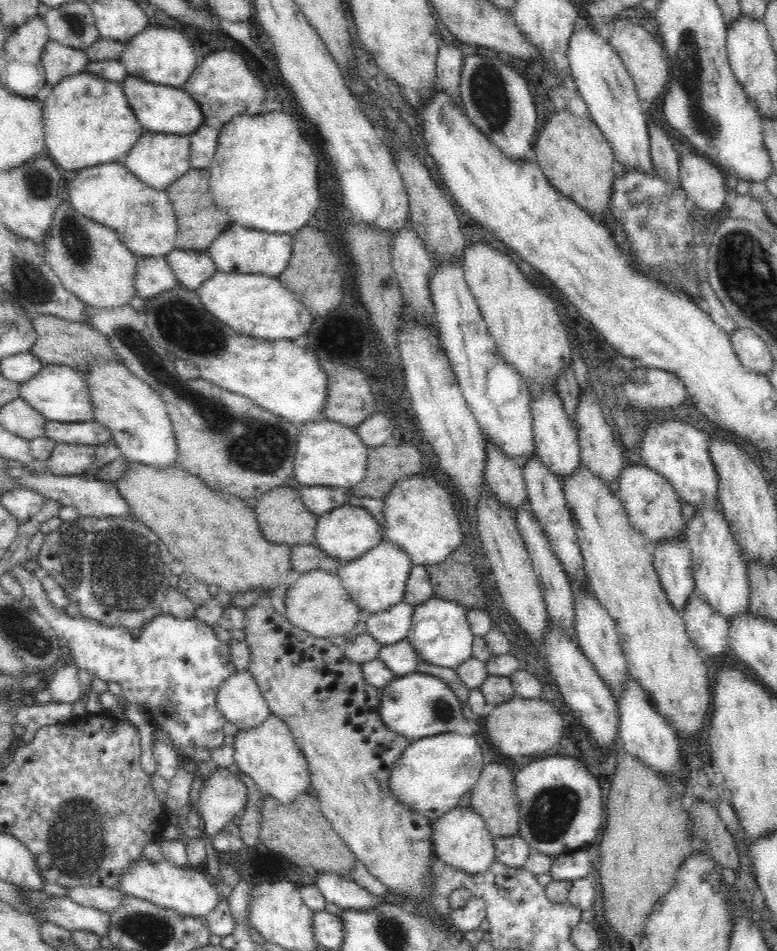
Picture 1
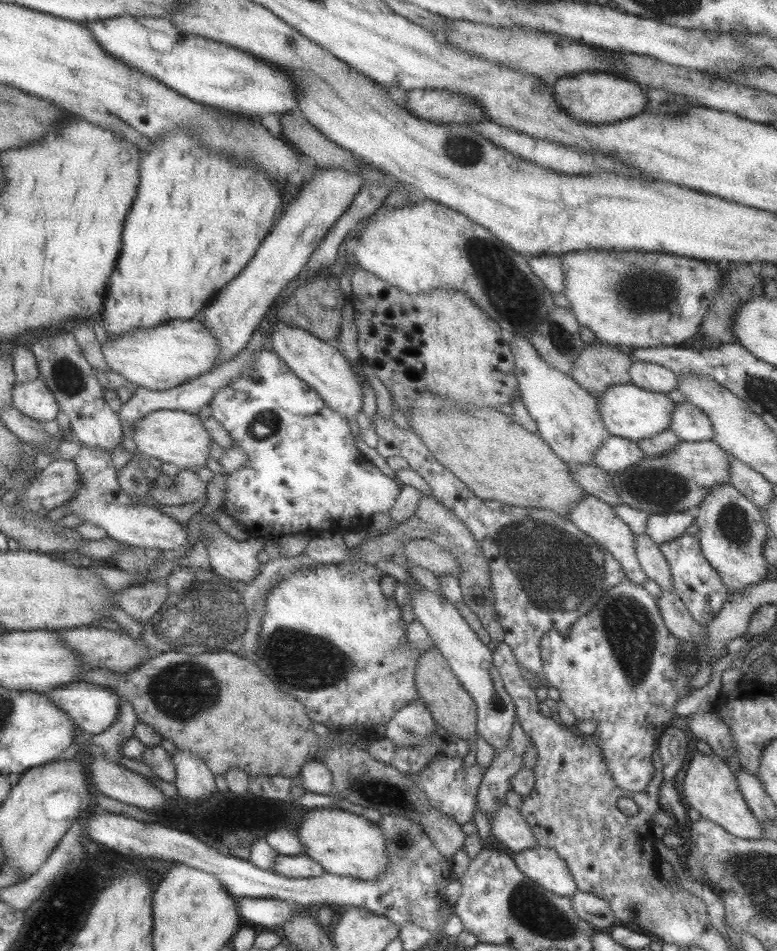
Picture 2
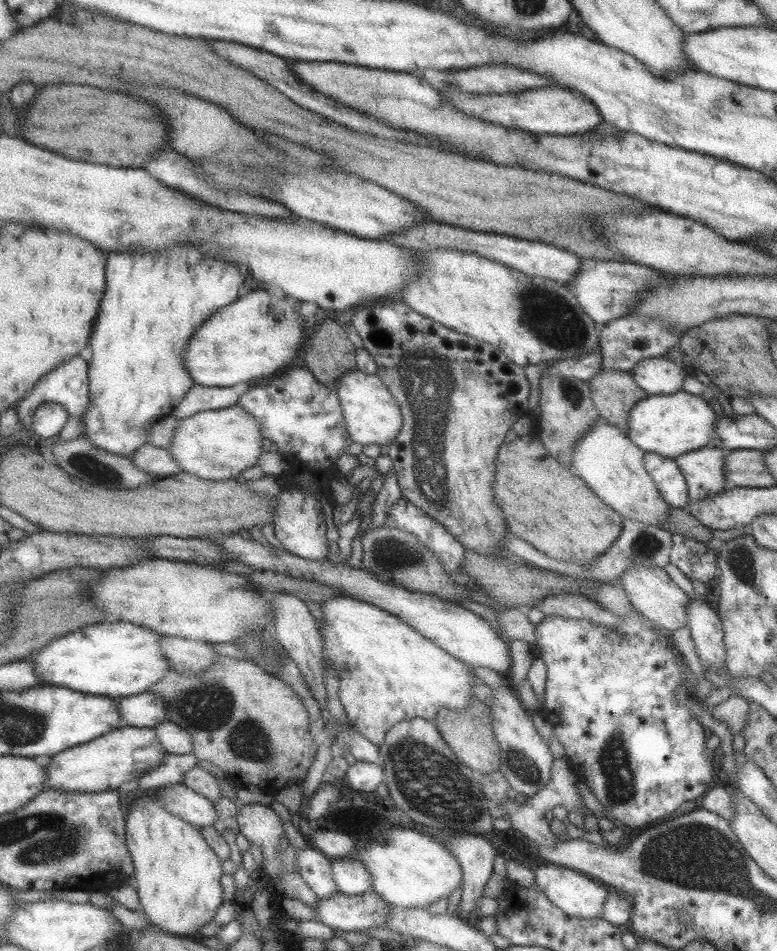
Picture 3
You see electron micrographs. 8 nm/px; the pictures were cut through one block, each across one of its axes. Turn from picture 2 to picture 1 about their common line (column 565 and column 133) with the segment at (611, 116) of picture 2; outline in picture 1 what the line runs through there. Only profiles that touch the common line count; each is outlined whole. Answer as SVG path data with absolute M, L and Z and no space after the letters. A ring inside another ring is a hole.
M127 74L121 80L121 89L132 112L136 115L142 128L147 132L189 135L203 122L203 114L191 96L181 88L172 88L156 84L146 79Z

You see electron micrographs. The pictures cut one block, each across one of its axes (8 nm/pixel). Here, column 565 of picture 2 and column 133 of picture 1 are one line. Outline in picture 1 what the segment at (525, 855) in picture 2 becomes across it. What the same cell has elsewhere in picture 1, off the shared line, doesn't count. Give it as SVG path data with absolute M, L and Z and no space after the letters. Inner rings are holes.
M154 840L142 852L141 860L132 865L128 872L122 874L118 889L127 895L147 900L160 908L172 908L182 916L206 918L220 904L220 896L215 884L210 884L202 869L178 867L170 863L163 854L161 842Z

